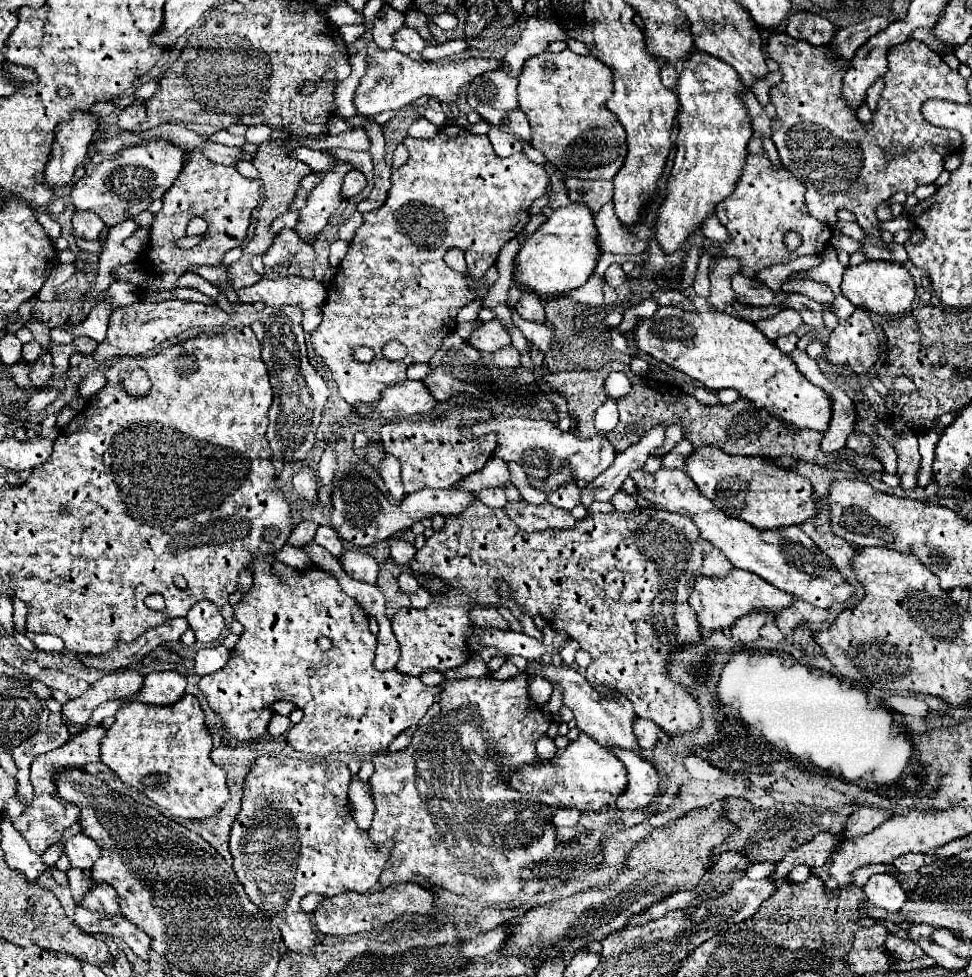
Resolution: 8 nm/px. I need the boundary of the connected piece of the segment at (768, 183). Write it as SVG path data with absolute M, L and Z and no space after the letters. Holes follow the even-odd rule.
M748 154L734 192L718 202L716 212L726 212L724 226L730 234L730 242L720 244L722 258L736 258L740 262L738 272L752 280L768 266L788 264L806 254L822 254L832 238L832 228L806 212L804 184L788 170L772 170L770 160L764 158L764 154ZM788 232L796 232L802 238L802 244L796 250L788 250L784 244Z

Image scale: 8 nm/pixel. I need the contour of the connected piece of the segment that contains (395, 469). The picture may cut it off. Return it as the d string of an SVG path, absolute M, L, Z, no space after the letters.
M386 456L382 462L382 480L388 488L388 494L394 500L402 500L406 496L404 488L402 488L402 480L400 480L400 462L394 456Z

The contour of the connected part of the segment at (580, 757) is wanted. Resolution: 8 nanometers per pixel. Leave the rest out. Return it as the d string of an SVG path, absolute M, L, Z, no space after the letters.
M580 732L578 740L570 742L568 748L558 750L556 756L556 762L542 762L540 766L526 766L516 772L510 780L510 788L522 794L538 796L542 804L552 808L576 808L584 812L596 812L614 804L626 790L626 768L622 762L584 732Z

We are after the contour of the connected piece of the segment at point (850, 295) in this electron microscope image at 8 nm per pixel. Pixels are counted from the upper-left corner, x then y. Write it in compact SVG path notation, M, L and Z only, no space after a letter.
M862 262L858 266L850 266L844 272L844 280L842 280L842 294L858 308L864 308L868 312L876 312L876 314L900 314L906 312L916 296L916 288L914 288L914 280L910 276L910 272L898 264L898 262Z

